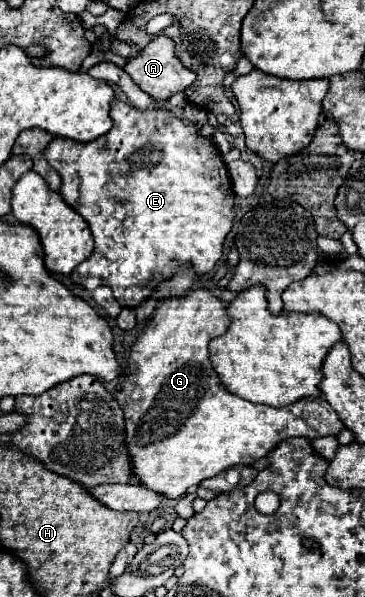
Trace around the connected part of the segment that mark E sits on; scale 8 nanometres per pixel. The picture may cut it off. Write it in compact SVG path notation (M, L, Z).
M114 98L114 100L110 102L110 118L112 118L114 126L112 126L112 130L110 130L108 134L104 134L102 138L98 138L98 140L94 140L94 142L88 142L88 144L80 144L80 142L74 144L74 142L70 142L70 140L54 138L54 140L50 142L50 146L46 148L44 156L46 156L48 164L50 164L50 166L60 174L60 178L62 178L60 194L62 194L64 202L66 202L68 206L72 206L72 208L88 222L88 226L90 226L90 230L92 230L92 236L94 236L94 242L96 242L94 252L70 274L70 278L72 278L76 284L84 286L86 290L96 290L98 286L110 286L112 292L114 292L114 298L118 300L118 304L120 304L122 308L136 308L140 302L144 302L144 300L156 290L156 286L158 286L160 282L170 280L170 278L176 274L176 270L178 270L180 266L192 266L198 276L208 274L208 272L214 268L214 264L216 264L216 262L220 260L220 256L222 256L224 238L226 238L226 234L230 232L232 222L234 222L234 216L236 216L236 214L234 214L234 198L236 198L236 194L232 192L232 184L230 184L230 176L228 176L226 164L224 164L224 160L222 160L220 150L218 150L216 144L212 142L212 138L210 138L210 136L206 136L206 138L200 136L196 126L186 124L182 118L174 116L174 112L170 112L170 110L166 110L166 108L138 110L138 108L134 108L132 104L126 104L126 102Z

